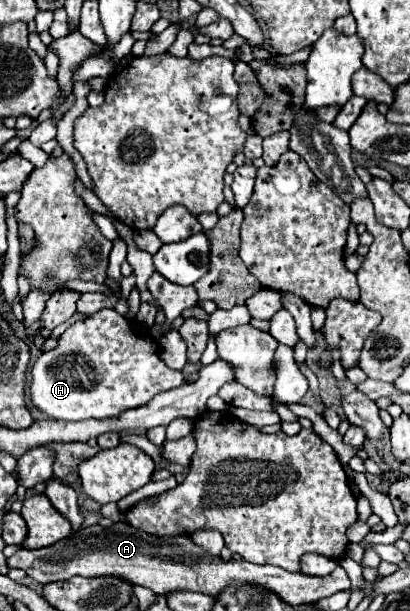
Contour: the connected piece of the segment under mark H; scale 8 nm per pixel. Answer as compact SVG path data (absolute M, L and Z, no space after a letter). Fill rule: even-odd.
M100 309L86 321L70 325L60 337L54 351L46 351L32 367L32 401L34 405L52 419L60 421L84 421L84 419L112 419L128 409L146 405L154 395L170 391L184 383L180 371L170 369L158 355L160 345L156 339L146 335L144 327L130 323L114 309Z

